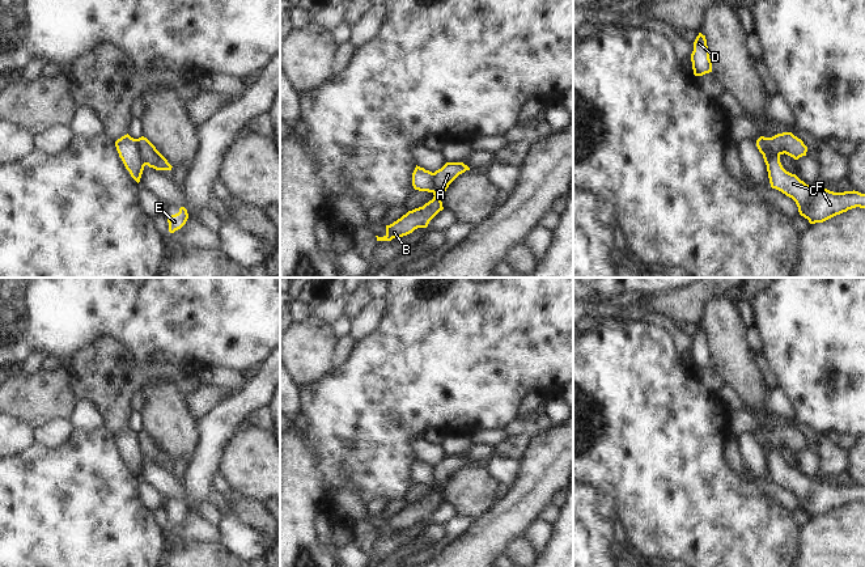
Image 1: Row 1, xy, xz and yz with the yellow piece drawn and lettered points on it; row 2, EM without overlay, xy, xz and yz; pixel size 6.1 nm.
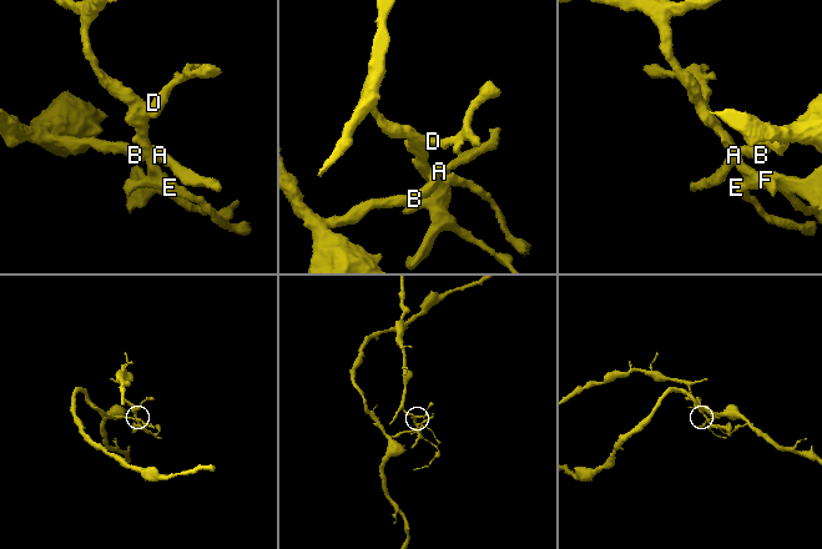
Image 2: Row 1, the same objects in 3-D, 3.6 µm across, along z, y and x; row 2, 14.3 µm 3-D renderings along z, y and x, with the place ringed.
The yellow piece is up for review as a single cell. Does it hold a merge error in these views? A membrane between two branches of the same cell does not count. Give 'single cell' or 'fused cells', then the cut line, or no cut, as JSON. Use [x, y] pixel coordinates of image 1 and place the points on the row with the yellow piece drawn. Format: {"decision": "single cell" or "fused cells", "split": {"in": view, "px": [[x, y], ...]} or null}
{"decision": "fused cells", "split": {"in": "xy", "px": [[136, 139], [139, 155], [147, 164]]}}

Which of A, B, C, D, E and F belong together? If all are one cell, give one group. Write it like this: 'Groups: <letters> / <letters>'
Groups: A B / C D E F

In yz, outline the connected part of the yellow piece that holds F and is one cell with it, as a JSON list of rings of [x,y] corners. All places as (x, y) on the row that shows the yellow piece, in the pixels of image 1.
[[[763,155],[772,189],[792,198],[801,216],[810,224],[823,223],[848,210],[865,208],[865,194],[858,191],[834,192],[824,187],[809,186],[796,174],[786,172],[780,155]]]

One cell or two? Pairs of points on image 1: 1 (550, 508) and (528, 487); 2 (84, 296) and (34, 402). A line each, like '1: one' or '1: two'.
1: two
2: two

